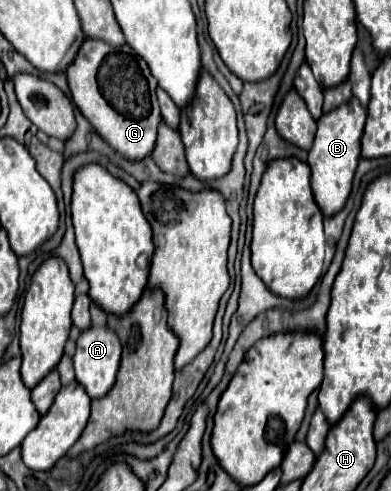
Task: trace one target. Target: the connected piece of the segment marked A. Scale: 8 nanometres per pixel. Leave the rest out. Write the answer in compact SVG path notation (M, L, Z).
M91 325L91 327L81 331L81 335L77 339L77 351L73 355L75 377L85 387L85 391L91 399L103 397L113 387L115 375L117 375L117 369L119 369L119 359L121 359L121 343L109 327Z

